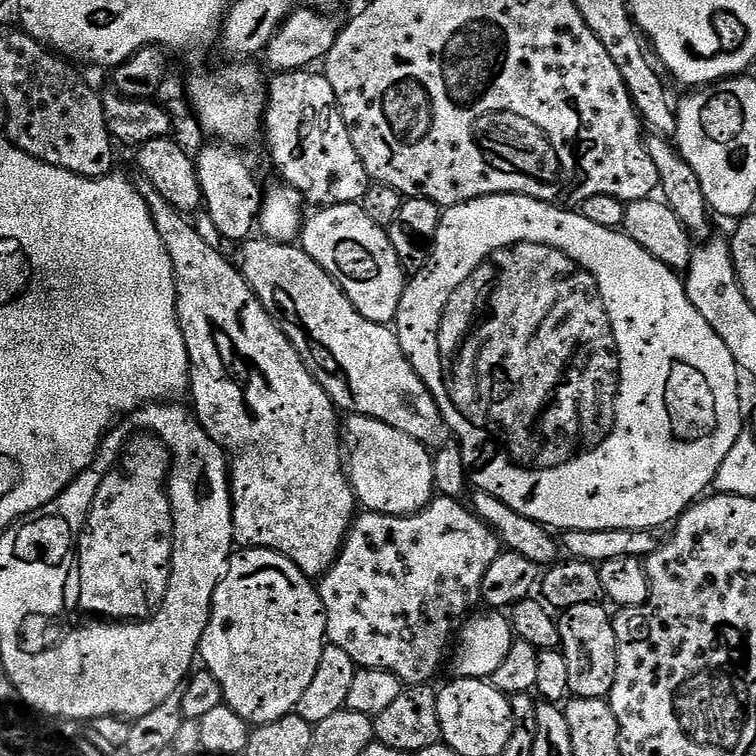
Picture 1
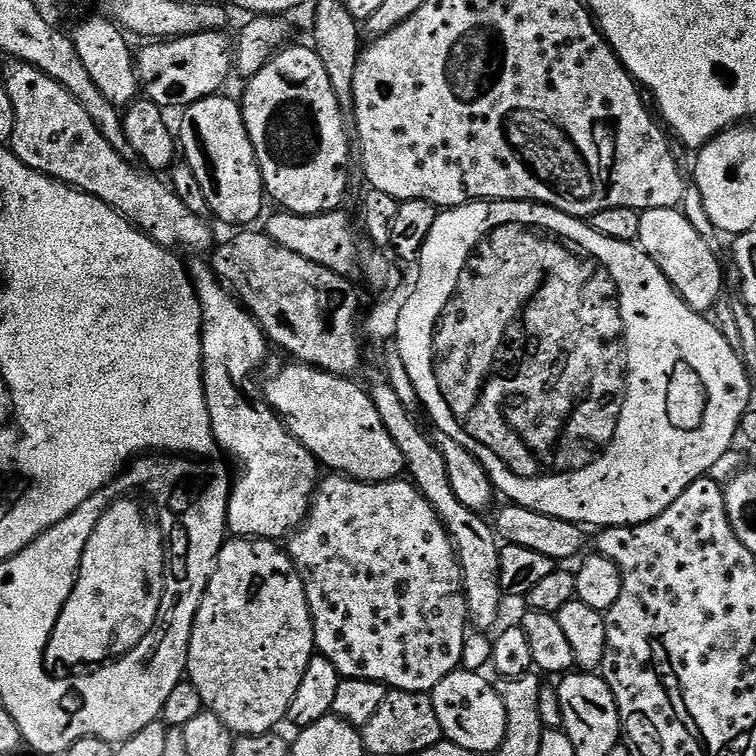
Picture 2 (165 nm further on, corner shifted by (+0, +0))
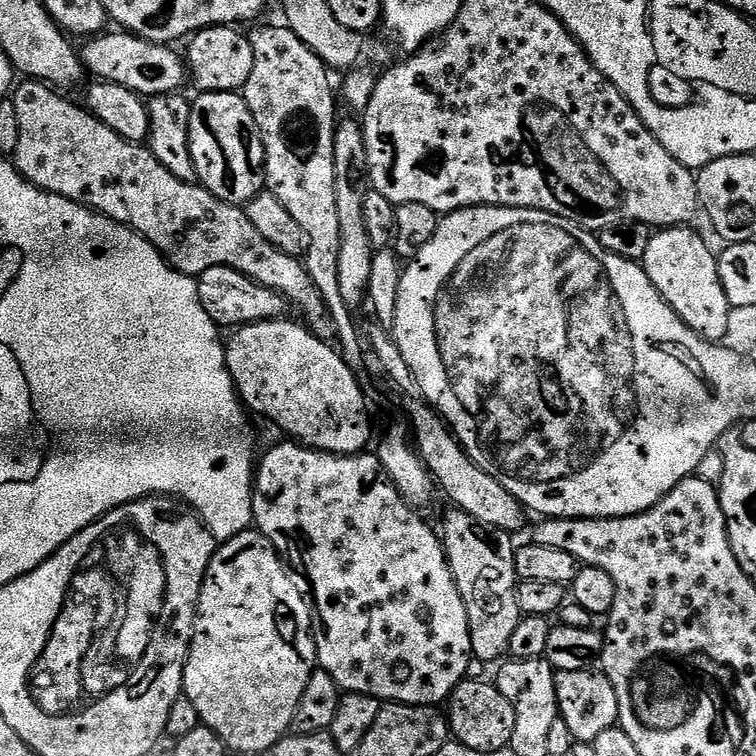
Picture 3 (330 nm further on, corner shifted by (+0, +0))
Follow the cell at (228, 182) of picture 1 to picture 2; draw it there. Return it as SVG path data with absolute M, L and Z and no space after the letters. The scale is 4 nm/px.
M224 95L208 96L183 109L180 132L178 128L178 148L190 170L194 170L194 178L198 178L202 185L209 213L224 224L252 226L266 201L264 179L244 125L241 105Z

